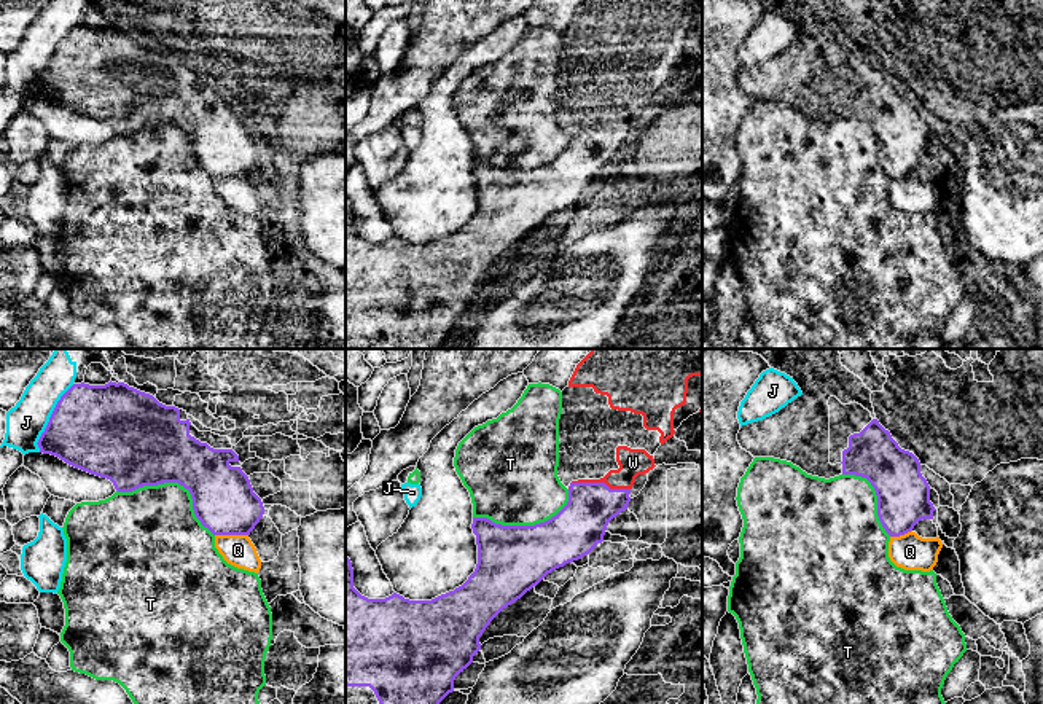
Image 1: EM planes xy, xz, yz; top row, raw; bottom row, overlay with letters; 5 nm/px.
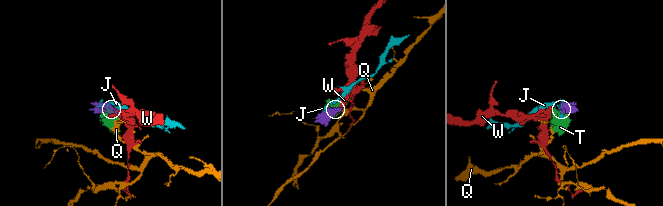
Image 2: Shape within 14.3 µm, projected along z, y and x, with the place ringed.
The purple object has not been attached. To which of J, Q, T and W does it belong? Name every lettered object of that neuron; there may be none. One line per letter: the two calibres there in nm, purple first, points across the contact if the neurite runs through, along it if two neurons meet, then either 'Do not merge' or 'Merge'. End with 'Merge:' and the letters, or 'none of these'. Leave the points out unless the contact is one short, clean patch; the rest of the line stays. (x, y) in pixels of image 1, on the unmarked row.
J: Thickness 440 nm (purple) against 200 nm. Do not merge
Q: Thickness 320 nm (purple) against 160 nm. Do not merge
T: Thickness 440 nm (purple) against 420 nm. Do not merge
W: Thickness 240 nm (purple) against 140 nm. Path across: xz (582, 166), (601, 140), (601, 126), (612, 126), (632, 105). Merge
Merge: W

